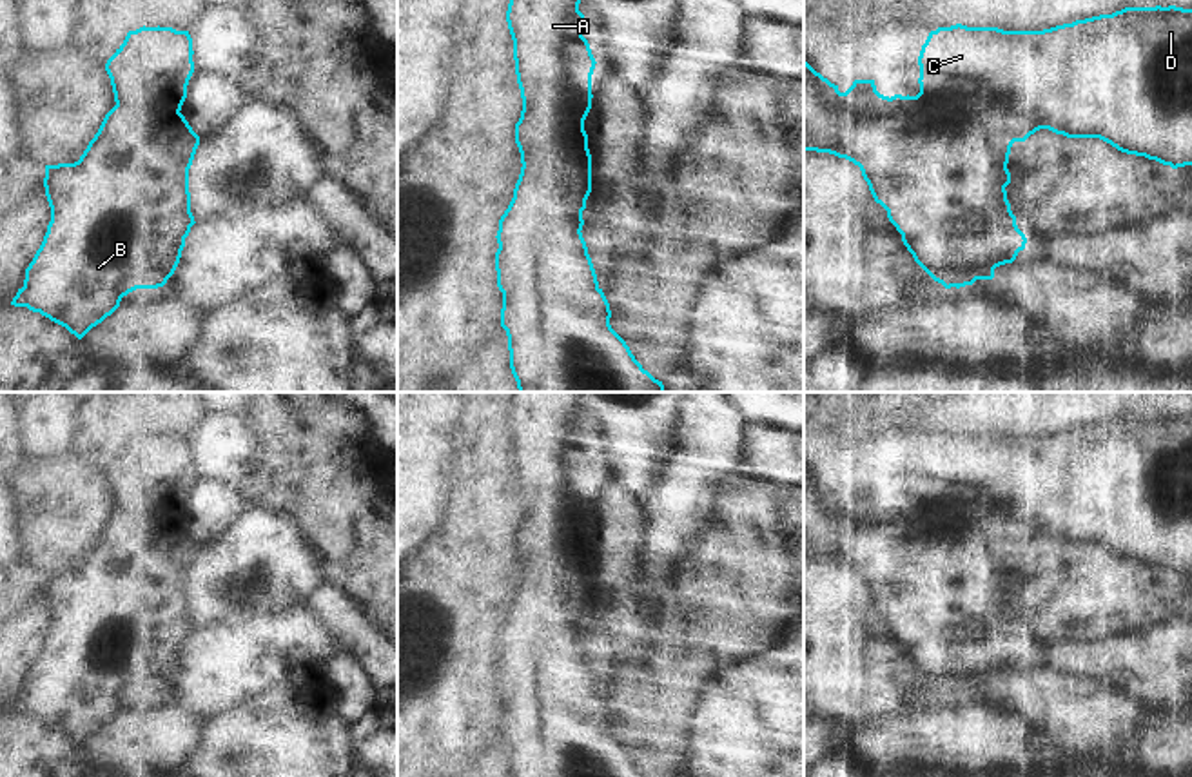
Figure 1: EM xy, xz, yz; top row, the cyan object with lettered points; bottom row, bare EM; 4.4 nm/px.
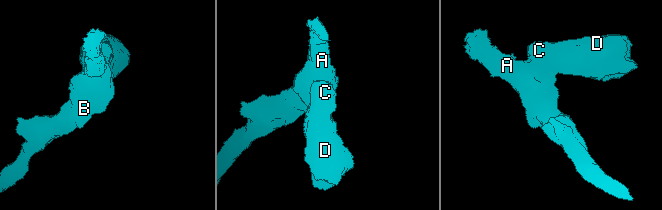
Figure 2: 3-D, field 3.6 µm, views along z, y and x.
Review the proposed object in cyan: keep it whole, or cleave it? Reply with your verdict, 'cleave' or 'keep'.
cleave

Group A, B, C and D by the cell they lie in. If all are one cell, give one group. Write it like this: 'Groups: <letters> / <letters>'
Groups: A B / C D.

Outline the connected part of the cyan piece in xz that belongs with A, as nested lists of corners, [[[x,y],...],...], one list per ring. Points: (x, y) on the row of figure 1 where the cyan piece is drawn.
[[[510,0],[508,4],[506,22],[523,98],[521,118],[515,123],[515,143],[523,165],[566,165],[568,154],[562,142],[568,129],[564,122],[579,118],[584,125],[591,109],[591,74],[597,62],[582,36],[584,15],[579,4],[581,0]]]

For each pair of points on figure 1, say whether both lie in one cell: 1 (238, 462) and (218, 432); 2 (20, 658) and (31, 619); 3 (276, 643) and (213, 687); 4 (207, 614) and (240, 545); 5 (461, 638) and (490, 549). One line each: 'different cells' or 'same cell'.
1: same cell
2: same cell
3: same cell
4: same cell
5: same cell

